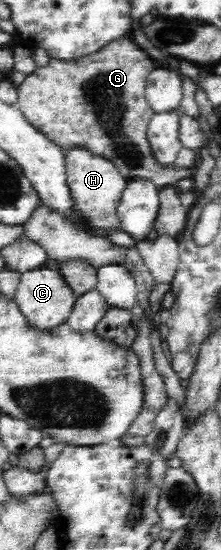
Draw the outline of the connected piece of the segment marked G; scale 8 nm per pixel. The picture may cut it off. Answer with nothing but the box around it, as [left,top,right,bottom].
[16,37,174,189]

